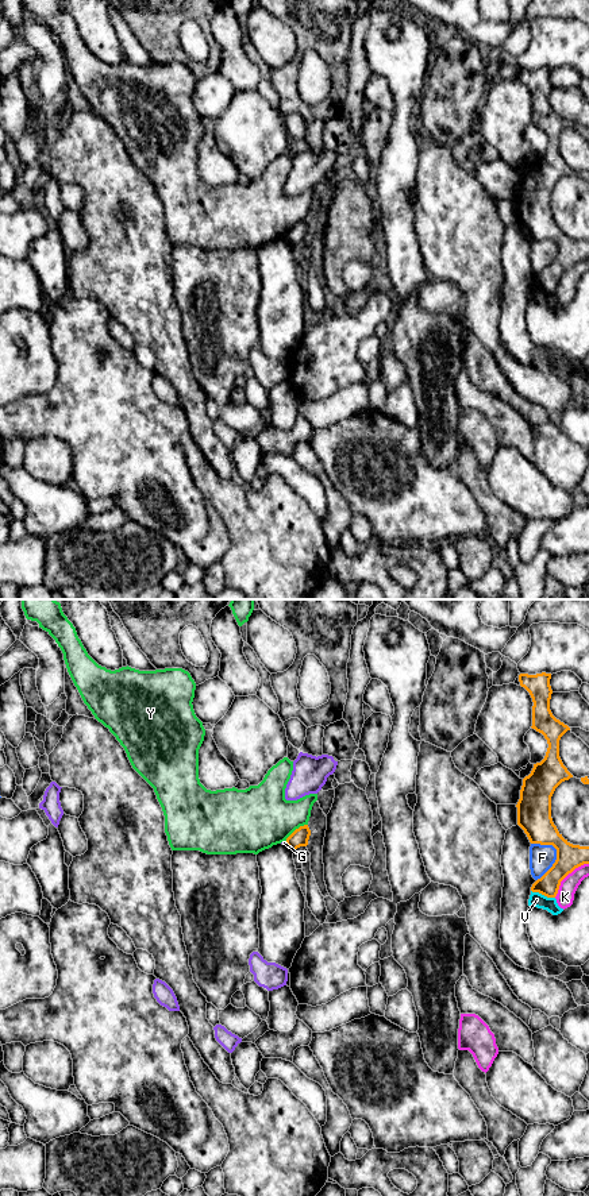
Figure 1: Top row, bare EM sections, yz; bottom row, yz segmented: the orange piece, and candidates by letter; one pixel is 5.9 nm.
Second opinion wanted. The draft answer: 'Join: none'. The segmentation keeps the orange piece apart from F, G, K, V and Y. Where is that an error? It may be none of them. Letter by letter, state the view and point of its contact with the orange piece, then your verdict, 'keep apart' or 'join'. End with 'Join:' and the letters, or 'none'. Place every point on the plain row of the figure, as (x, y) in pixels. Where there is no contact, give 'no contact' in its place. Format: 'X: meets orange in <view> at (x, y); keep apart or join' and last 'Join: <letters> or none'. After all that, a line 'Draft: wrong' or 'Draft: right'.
F: meets orange in yz at (554, 258); keep apart
G: meets orange in yz at (287, 239); keep apart
K: meets orange in yz at (566, 270); keep apart
V: meets orange in yz at (543, 289); keep apart
Y: meets orange in yz at (296, 224); keep apart
Join: none
Draft: right

